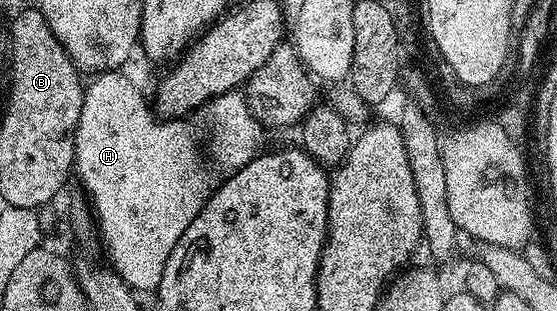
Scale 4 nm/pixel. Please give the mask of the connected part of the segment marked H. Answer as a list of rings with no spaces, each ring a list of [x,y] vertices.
[[[115,70],[95,75],[83,91],[80,118],[74,132],[74,168],[76,176],[82,179],[90,200],[94,203],[92,216],[96,221],[97,235],[102,235],[102,244],[106,247],[109,267],[135,293],[153,293],[164,278],[164,266],[168,254],[180,242],[184,230],[200,214],[206,199],[216,187],[216,179],[210,173],[210,164],[200,154],[198,134],[200,127],[212,122],[212,130],[218,135],[218,157],[214,168],[219,177],[225,178],[239,172],[245,164],[257,157],[265,147],[262,124],[250,109],[247,93],[243,89],[234,89],[210,99],[195,109],[189,118],[170,118],[159,120],[155,117],[139,88],[124,72]]]

